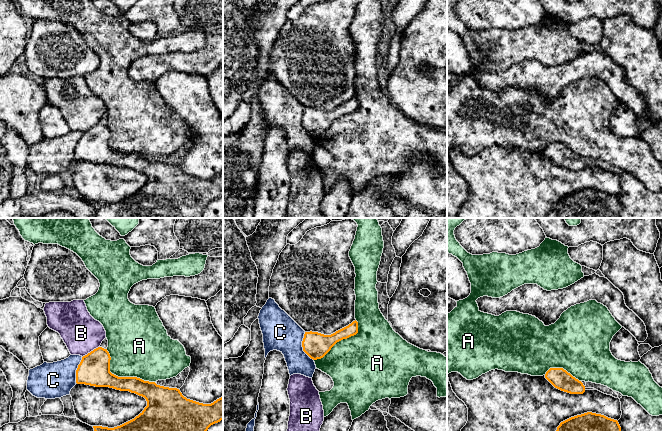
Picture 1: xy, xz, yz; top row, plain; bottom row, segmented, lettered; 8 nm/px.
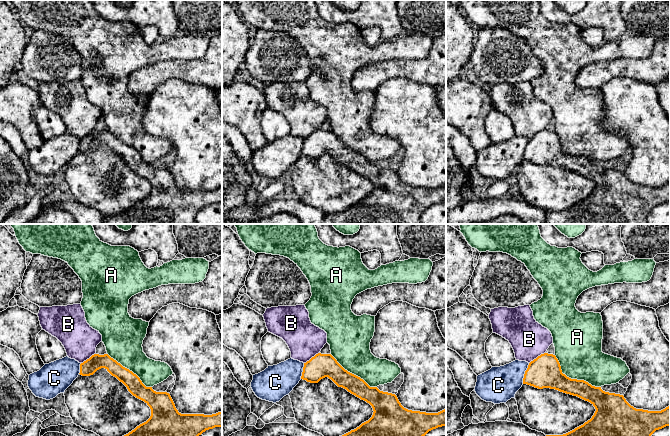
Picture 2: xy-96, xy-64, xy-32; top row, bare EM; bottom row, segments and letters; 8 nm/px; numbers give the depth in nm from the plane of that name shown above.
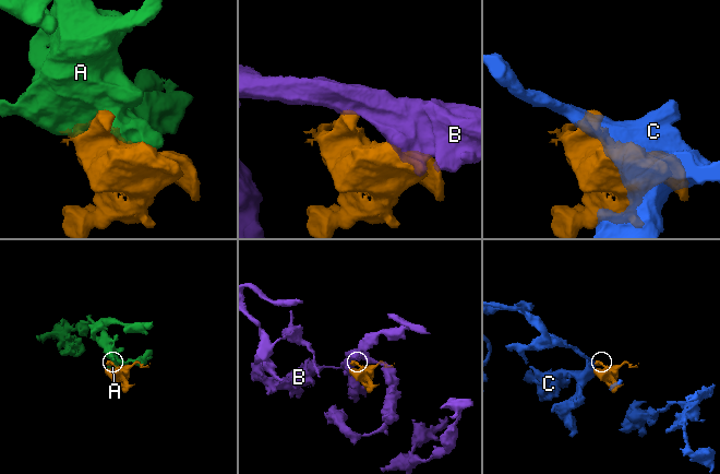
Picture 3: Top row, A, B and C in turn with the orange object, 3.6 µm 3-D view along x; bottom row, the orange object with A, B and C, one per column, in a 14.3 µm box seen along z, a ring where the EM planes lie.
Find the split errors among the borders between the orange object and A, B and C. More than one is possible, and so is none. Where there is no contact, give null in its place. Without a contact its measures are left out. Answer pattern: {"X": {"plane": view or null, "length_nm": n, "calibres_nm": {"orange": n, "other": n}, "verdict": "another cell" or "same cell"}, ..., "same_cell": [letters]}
{"A": {"plane": "xy", "length_nm": 480, "calibres_nm": {"orange": 260, "other": 440}, "verdict": "another cell"}, "B": {"plane": "xy", "length_nm": 170, "calibres_nm": {"orange": 260, "other": 320}, "verdict": "another cell"}, "C": {"plane": "xz", "length_nm": 240, "calibres_nm": {"orange": 200, "other": 280}, "verdict": "another cell"}, "same_cell": []}

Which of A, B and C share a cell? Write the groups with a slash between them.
A / B / C

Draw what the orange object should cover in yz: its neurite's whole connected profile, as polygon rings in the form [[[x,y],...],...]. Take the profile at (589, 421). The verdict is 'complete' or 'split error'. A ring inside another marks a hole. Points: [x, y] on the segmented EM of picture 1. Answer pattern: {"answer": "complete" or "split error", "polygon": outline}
{"answer": "complete", "polygon": [[[587,412],[561,422],[556,431],[621,431],[621,427],[617,420]]]}

